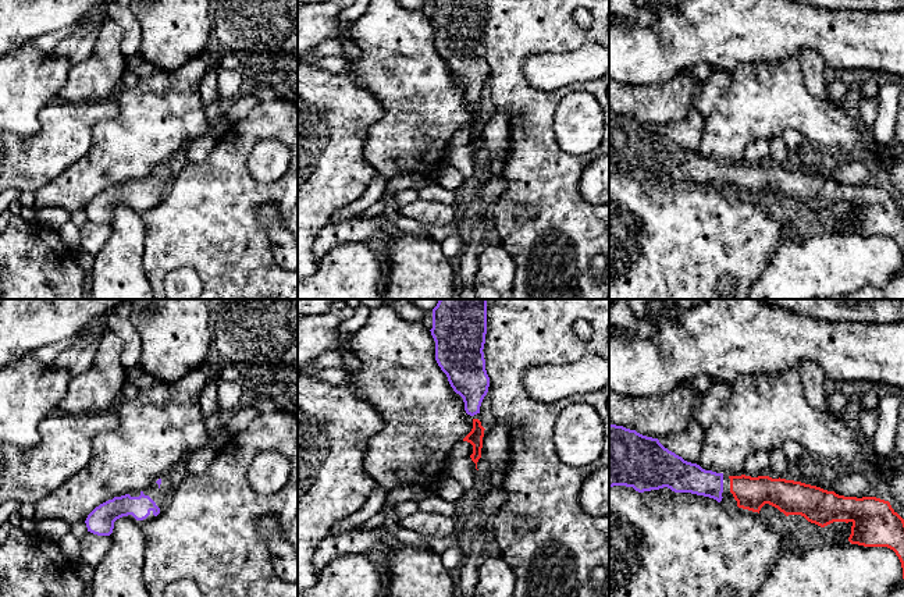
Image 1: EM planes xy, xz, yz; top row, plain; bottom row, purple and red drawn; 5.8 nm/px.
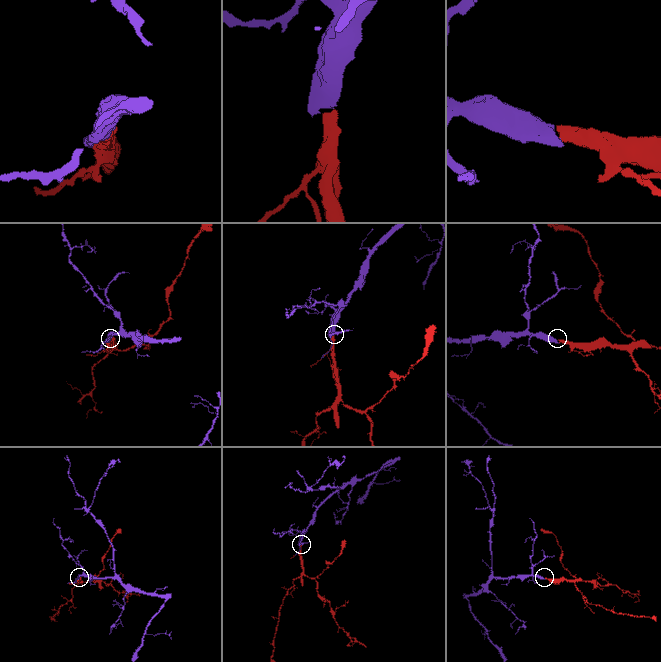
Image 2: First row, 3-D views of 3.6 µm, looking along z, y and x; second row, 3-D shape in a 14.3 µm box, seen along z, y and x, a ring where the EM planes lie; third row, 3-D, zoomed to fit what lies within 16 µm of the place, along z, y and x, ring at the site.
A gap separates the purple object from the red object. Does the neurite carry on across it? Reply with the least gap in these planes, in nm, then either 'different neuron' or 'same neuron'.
gap 20 nm; same neuron

